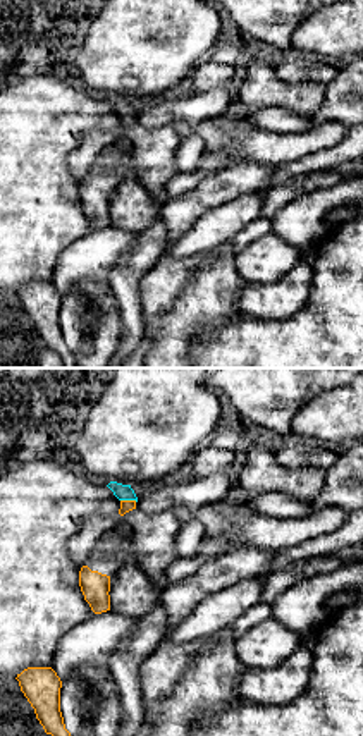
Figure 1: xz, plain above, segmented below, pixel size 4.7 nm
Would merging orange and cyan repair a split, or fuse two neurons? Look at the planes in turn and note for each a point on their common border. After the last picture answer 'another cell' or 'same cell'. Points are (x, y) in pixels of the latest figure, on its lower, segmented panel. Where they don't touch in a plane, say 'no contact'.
contact (129, 501)

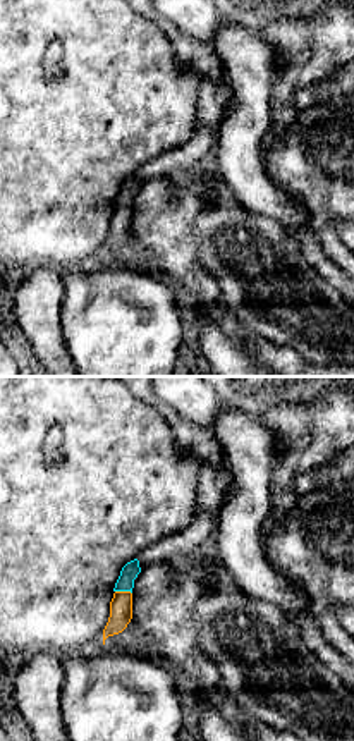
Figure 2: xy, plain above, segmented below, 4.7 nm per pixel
contact (124, 592)

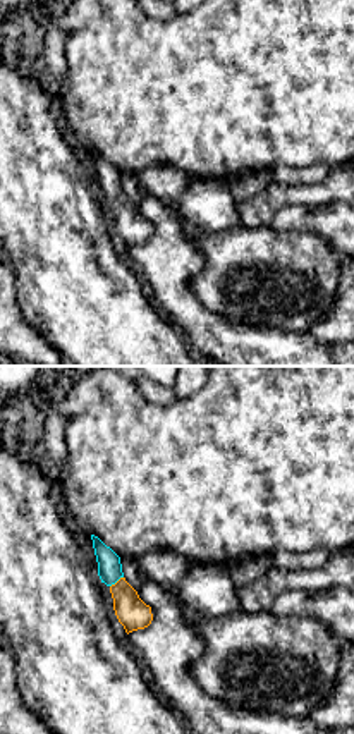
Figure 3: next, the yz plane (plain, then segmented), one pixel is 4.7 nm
contact (117, 581)

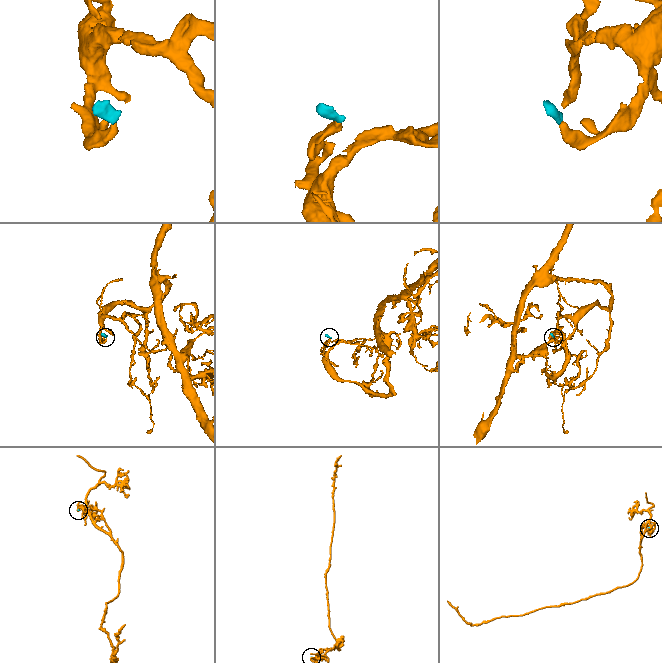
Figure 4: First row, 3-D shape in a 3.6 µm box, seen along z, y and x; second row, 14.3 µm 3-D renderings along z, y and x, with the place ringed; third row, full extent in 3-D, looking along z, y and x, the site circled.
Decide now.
same cell

